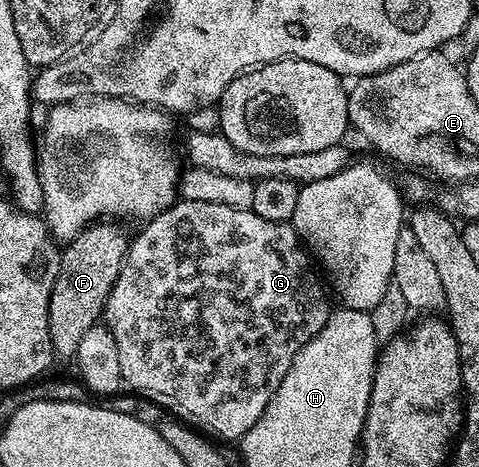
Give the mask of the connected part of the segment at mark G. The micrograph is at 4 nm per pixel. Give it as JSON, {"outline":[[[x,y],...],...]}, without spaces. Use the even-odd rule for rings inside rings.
{"outline":[[[266,178],[254,183],[253,204],[250,210],[229,207],[227,204],[209,203],[205,200],[176,200],[168,210],[162,210],[156,218],[150,219],[149,224],[140,229],[144,230],[136,238],[134,235],[130,239],[123,267],[117,276],[117,284],[113,284],[109,300],[103,309],[102,321],[109,328],[109,332],[113,332],[113,340],[117,340],[117,360],[121,360],[124,383],[128,387],[131,385],[135,390],[148,390],[151,394],[160,394],[165,401],[172,402],[181,413],[188,414],[196,427],[202,428],[216,439],[242,440],[249,428],[253,428],[253,424],[261,420],[261,412],[265,412],[281,380],[285,380],[285,372],[289,372],[297,352],[302,346],[309,344],[309,340],[317,336],[317,332],[321,332],[333,309],[332,303],[327,303],[328,291],[313,265],[312,255],[300,242],[299,234],[290,223],[293,212],[297,209],[299,187],[299,183],[288,178]]]}

